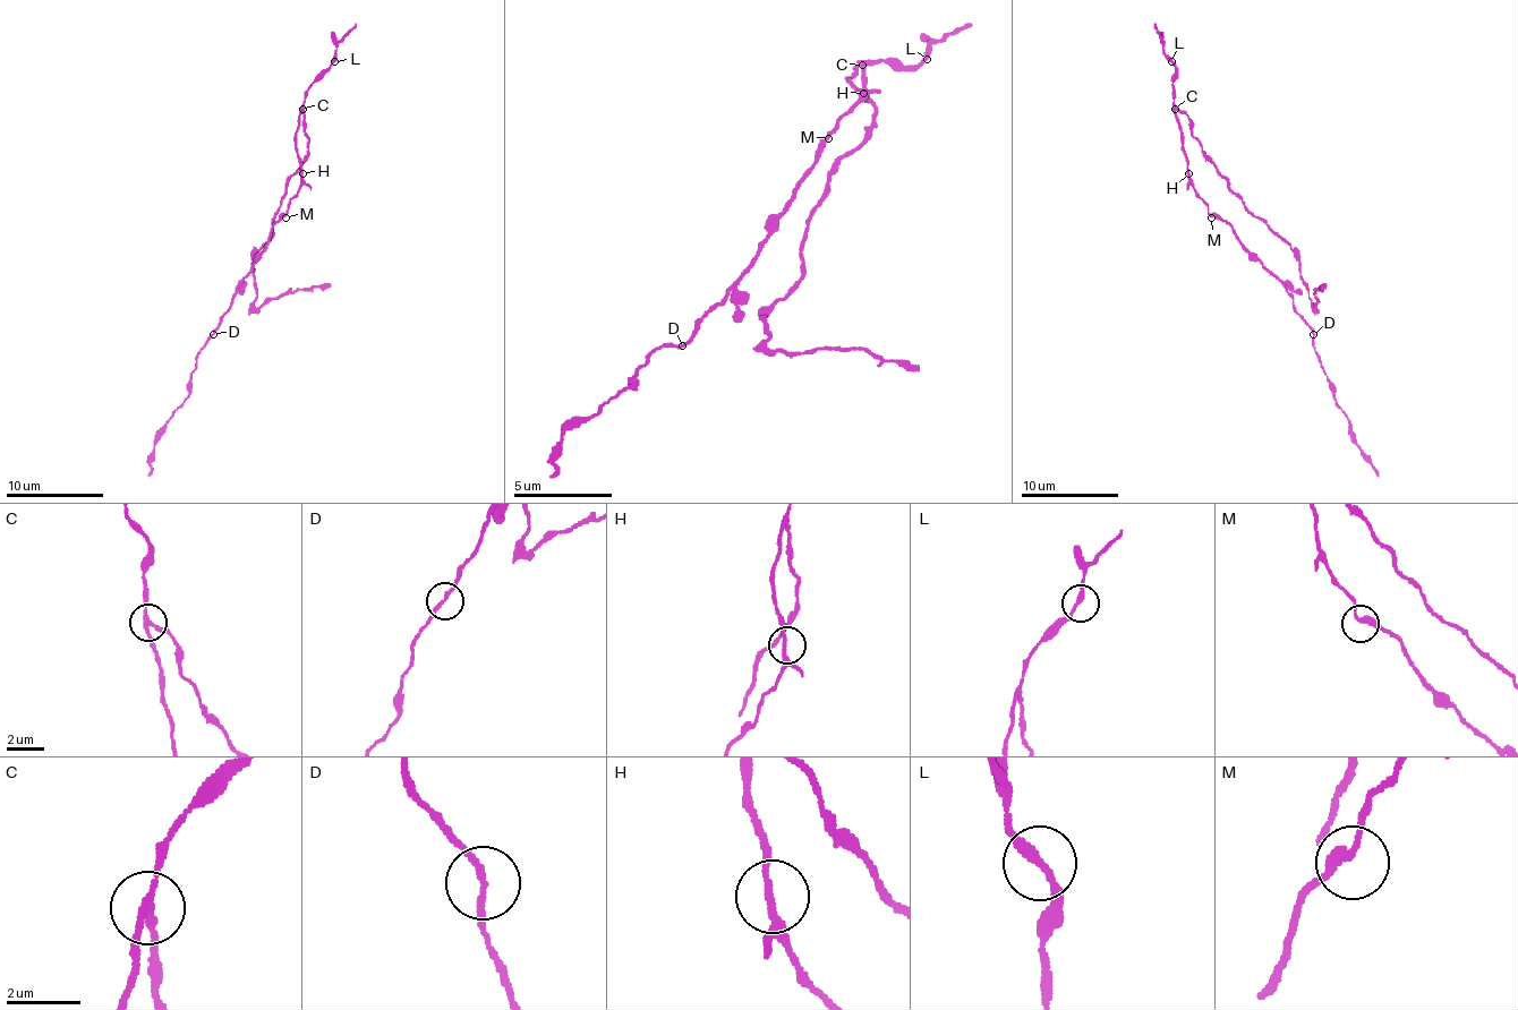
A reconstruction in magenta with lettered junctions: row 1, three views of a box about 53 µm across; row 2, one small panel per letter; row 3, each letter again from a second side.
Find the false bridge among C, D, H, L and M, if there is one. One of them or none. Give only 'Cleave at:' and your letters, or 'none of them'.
Cleave at: C

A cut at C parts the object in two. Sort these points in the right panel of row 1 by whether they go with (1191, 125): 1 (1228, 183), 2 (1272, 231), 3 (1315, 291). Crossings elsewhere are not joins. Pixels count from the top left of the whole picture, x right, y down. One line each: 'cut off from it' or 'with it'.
1: with it
2: with it
3: with it

